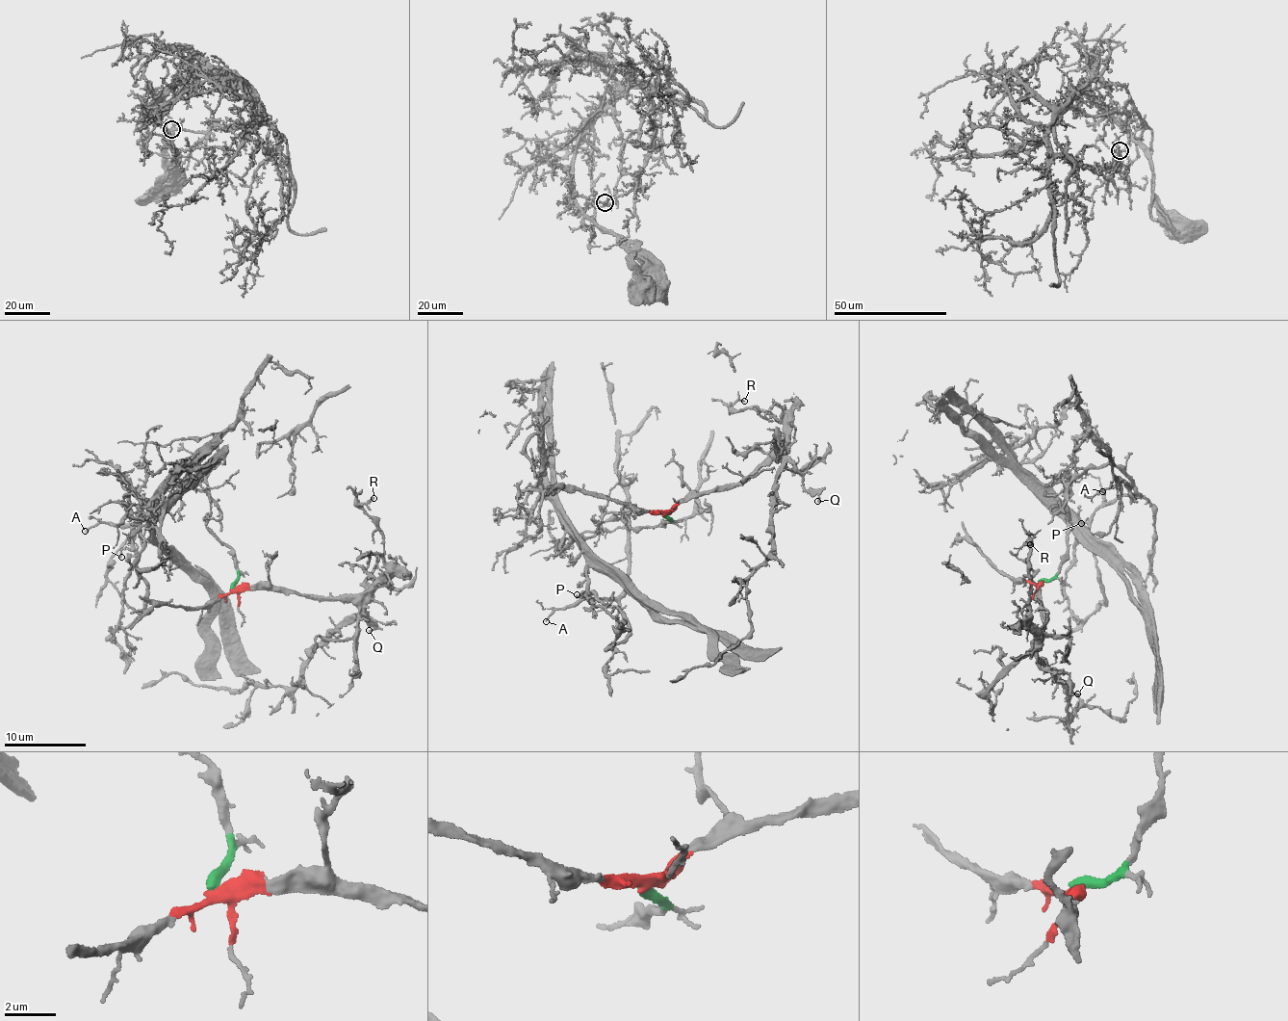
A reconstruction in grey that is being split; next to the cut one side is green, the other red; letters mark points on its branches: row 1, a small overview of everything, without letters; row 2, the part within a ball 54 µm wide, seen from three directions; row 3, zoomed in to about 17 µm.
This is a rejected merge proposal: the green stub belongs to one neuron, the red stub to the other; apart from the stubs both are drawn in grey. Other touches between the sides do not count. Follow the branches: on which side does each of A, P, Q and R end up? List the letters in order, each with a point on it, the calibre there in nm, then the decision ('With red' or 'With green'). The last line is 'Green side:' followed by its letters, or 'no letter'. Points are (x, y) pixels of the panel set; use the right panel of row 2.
A: Place: (1102, 491). Thickness 140 nm. With green
P: Place: (1081, 523). Thickness 130 nm. With green
Q: Place: (1077, 693). Thickness 130 nm. With red
R: Place: (1030, 544). Thickness 160 nm. With red
Green side: A, P

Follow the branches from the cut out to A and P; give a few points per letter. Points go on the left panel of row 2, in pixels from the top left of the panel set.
A: (231, 588), (233, 551), (207, 526), (214, 448), (147, 500), (131, 524), (86, 531)
P: (231, 588), (236, 573), (233, 551), (207, 526), (207, 480), (217, 460), (214, 448), (145, 502), (120, 558)

